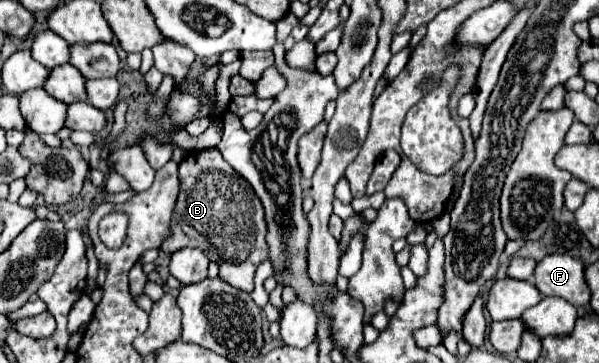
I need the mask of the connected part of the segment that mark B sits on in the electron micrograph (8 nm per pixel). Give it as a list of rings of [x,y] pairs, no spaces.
[[[211,147],[193,157],[185,157],[179,165],[181,193],[173,213],[173,235],[163,243],[163,251],[173,255],[183,247],[201,249],[211,261],[219,263],[219,277],[229,285],[251,293],[255,269],[269,255],[265,241],[267,223],[259,197],[253,187]]]

